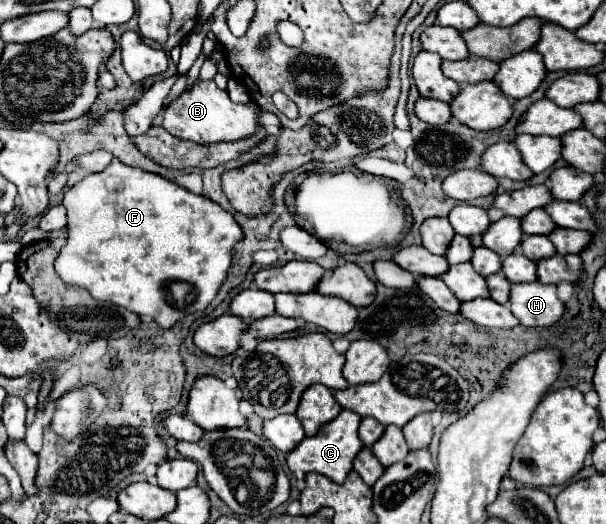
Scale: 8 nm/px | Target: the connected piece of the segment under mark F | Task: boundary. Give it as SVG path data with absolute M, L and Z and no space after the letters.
M117 158L101 172L89 174L63 196L67 208L67 244L55 260L55 272L65 284L85 288L97 300L113 302L139 316L159 316L159 326L169 328L187 314L205 310L217 294L231 264L231 248L243 238L235 218L217 202L193 194L175 182L125 166Z

